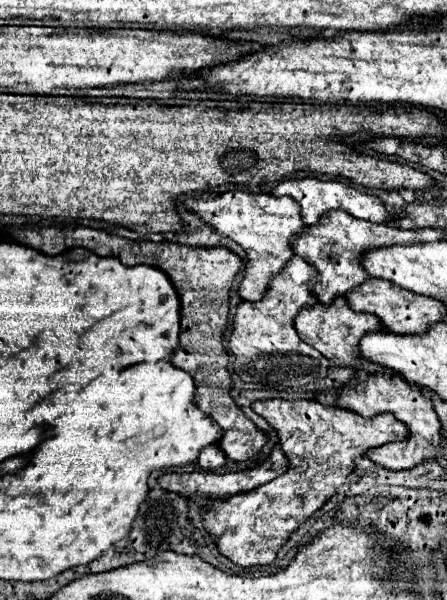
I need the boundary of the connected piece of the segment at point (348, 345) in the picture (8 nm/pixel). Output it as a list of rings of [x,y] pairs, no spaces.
[[[336,296],[336,300],[332,300],[332,304],[322,306],[322,304],[314,304],[312,308],[304,308],[296,314],[294,320],[294,328],[298,328],[298,336],[310,344],[312,348],[316,348],[322,356],[326,356],[332,364],[336,366],[354,366],[354,362],[360,360],[358,352],[358,342],[360,336],[364,336],[366,332],[376,332],[382,330],[380,320],[372,314],[364,314],[364,312],[354,312],[344,296]]]

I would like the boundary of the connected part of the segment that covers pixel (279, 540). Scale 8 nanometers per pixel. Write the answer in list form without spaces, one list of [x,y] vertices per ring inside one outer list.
[[[258,400],[252,404],[252,410],[276,430],[278,444],[288,458],[288,470],[278,480],[270,480],[254,490],[238,492],[228,500],[212,500],[202,514],[204,528],[218,552],[236,566],[246,568],[274,562],[278,548],[288,536],[346,482],[356,456],[408,436],[408,428],[392,414],[364,418],[356,412],[322,406],[314,400]]]

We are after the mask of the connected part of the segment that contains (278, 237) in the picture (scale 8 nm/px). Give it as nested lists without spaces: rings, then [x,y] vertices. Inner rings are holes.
[[[230,190],[226,194],[214,198],[186,198],[186,210],[192,210],[212,226],[220,236],[226,236],[240,244],[246,250],[246,268],[244,278],[238,284],[238,294],[242,300],[256,302],[264,296],[268,282],[276,272],[284,268],[284,264],[294,256],[290,248],[290,238],[304,230],[304,222],[300,218],[300,206],[296,200],[284,196],[274,198],[268,194],[248,194],[242,190]]]

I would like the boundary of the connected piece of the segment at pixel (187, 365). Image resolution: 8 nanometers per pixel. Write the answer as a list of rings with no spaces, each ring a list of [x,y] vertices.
[[[20,226],[20,228],[8,228],[8,234],[14,242],[22,244],[22,246],[30,246],[46,256],[58,256],[70,248],[86,248],[98,256],[114,256],[118,258],[122,264],[126,266],[136,266],[136,264],[150,264],[150,266],[156,266],[160,270],[164,270],[168,274],[168,278],[172,280],[178,296],[180,296],[180,344],[176,348],[176,352],[172,354],[172,366],[188,372],[192,378],[194,378],[194,384],[196,384],[196,392],[194,392],[194,402],[196,406],[208,414],[220,428],[222,428],[222,438],[218,440],[218,446],[220,450],[230,458],[230,460],[236,460],[236,462],[244,462],[244,460],[252,460],[258,456],[258,452],[262,450],[262,446],[266,444],[266,434],[260,432],[246,416],[244,412],[236,406],[236,402],[232,400],[230,396],[230,374],[228,374],[228,352],[224,348],[224,330],[226,330],[226,316],[228,316],[228,292],[230,292],[230,284],[232,280],[236,278],[240,266],[242,266],[242,260],[230,252],[228,248],[192,248],[192,246],[182,246],[182,244],[170,244],[170,242],[148,242],[148,240],[142,240],[142,242],[134,242],[134,240],[128,240],[128,238],[120,238],[120,236],[110,236],[102,230],[92,230],[92,228],[78,228],[76,232],[74,230],[66,230],[64,234],[60,232],[60,236],[54,234],[54,228],[30,228],[30,226]]]

